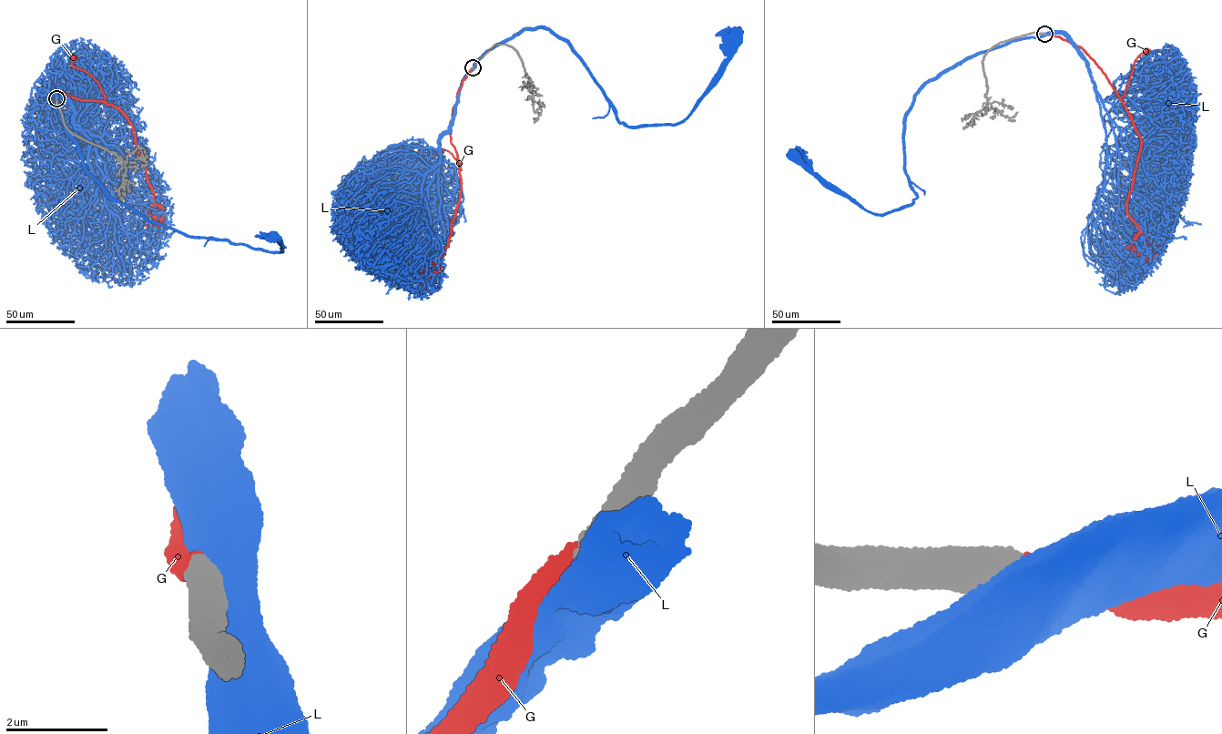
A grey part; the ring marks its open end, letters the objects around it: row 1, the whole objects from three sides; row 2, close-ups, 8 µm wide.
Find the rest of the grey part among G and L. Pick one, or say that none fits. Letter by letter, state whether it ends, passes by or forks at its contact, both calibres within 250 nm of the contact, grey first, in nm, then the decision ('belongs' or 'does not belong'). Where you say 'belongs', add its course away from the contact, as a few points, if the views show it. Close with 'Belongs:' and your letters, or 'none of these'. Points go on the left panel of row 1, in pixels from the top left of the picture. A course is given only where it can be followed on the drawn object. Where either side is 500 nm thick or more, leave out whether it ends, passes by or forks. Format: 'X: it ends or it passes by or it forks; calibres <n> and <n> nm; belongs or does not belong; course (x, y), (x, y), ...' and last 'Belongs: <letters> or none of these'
G: calibres 600 and 480 nm; belongs; course (56, 98), (62, 91), (81, 99), (105, 101), (99, 85), (93, 77), (73, 66), (74, 58)
L: calibres 700 and 950 nm; does not belong
Belongs: G

